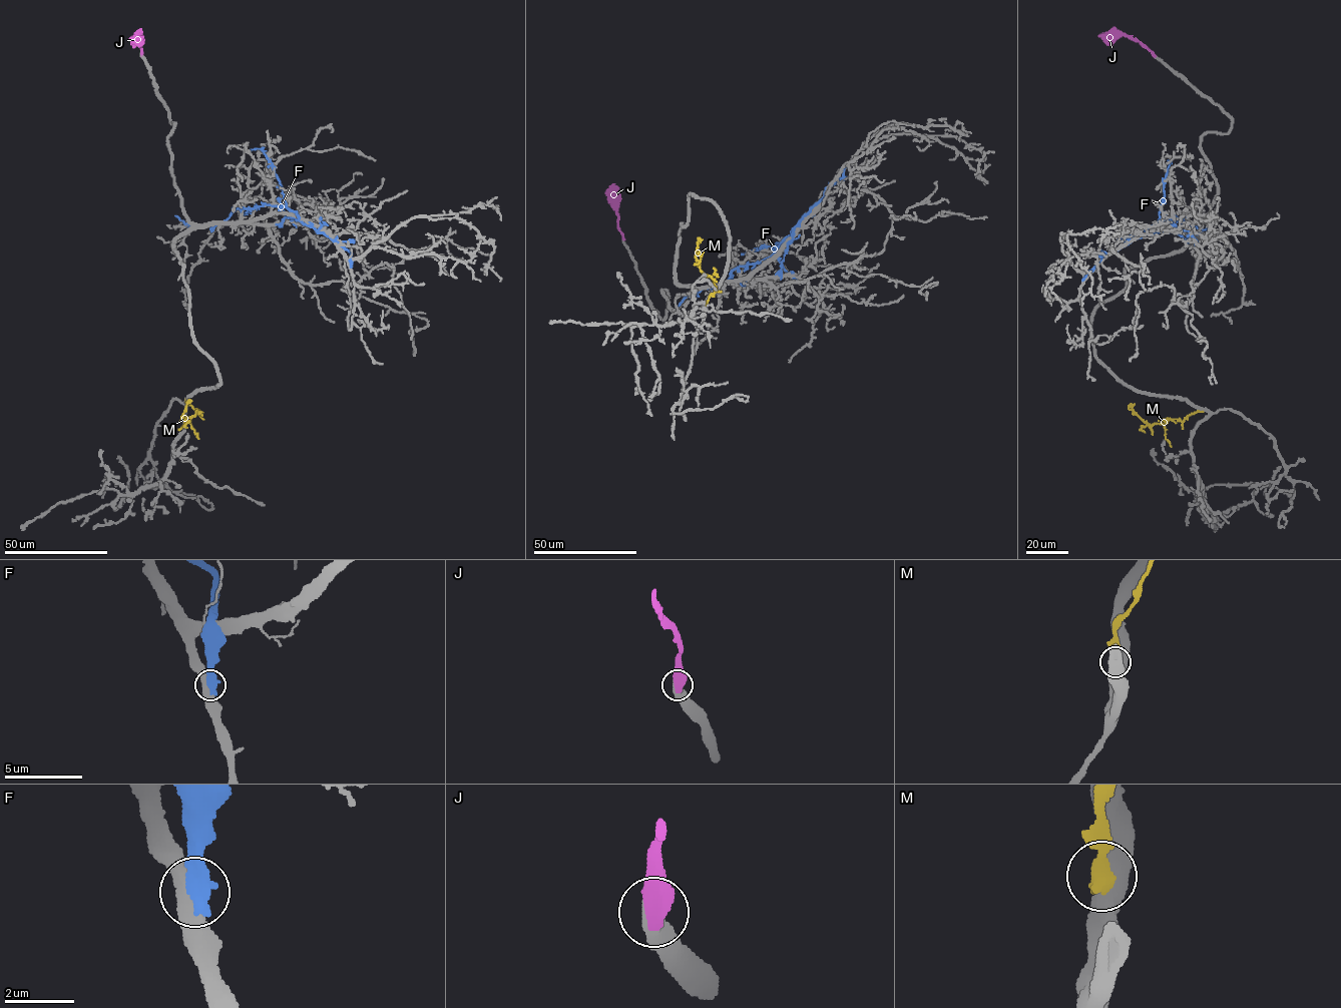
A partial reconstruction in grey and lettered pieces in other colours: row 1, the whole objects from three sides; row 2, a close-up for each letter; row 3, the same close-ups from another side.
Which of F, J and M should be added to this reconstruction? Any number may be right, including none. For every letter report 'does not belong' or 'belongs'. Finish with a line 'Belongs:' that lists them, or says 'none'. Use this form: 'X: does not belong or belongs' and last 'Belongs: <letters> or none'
F: does not belong
J: belongs
M: does not belong
Belongs: J

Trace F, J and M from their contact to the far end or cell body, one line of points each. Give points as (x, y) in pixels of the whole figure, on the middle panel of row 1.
F: (843, 165), (843, 176), (826, 189), (771, 256), (736, 268), (721, 288), (688, 295), (678, 308)
J: (623, 240), (618, 227), (614, 183)
M: (704, 312), (716, 287), (712, 278), (697, 264), (696, 253), (701, 238)

